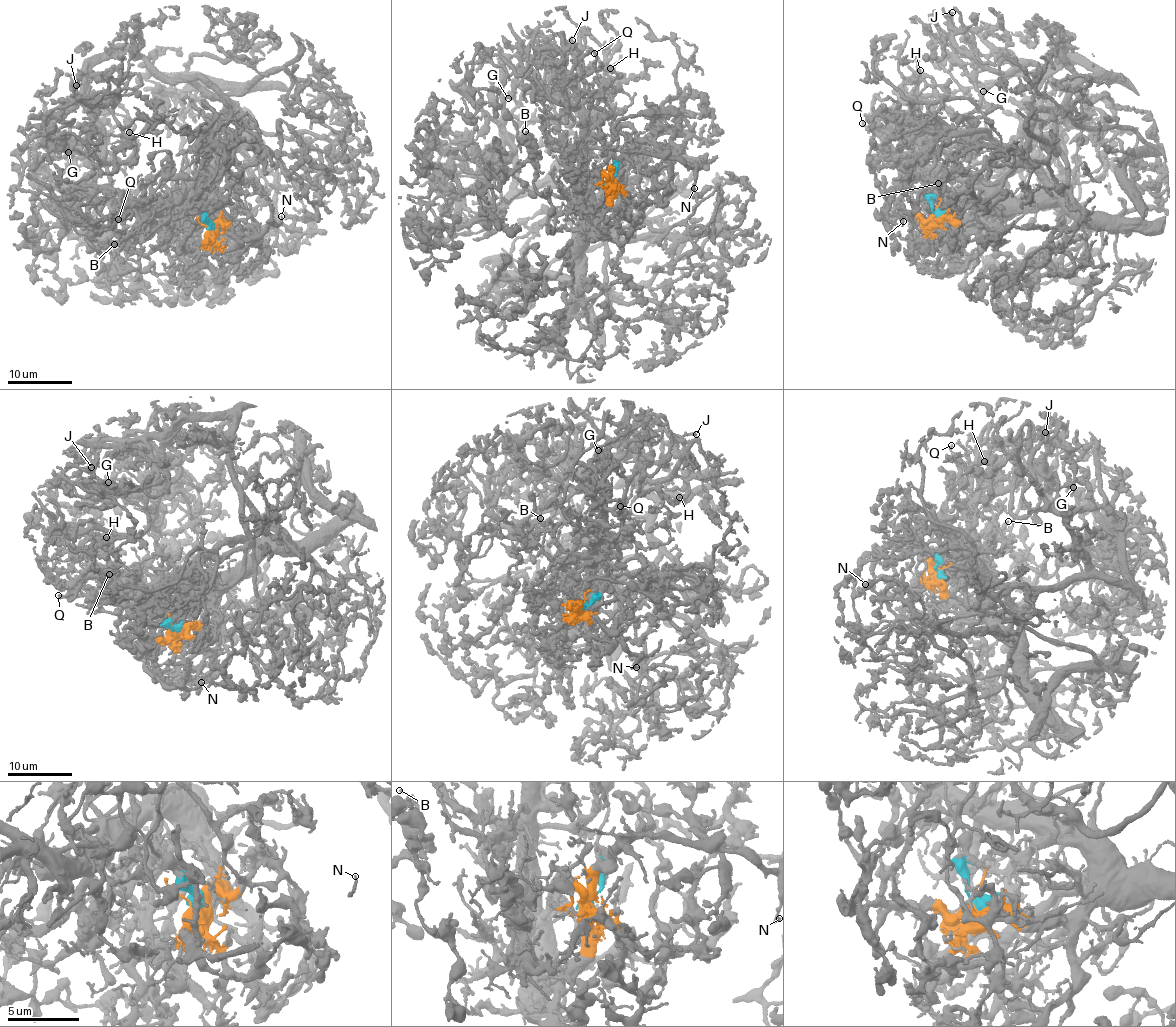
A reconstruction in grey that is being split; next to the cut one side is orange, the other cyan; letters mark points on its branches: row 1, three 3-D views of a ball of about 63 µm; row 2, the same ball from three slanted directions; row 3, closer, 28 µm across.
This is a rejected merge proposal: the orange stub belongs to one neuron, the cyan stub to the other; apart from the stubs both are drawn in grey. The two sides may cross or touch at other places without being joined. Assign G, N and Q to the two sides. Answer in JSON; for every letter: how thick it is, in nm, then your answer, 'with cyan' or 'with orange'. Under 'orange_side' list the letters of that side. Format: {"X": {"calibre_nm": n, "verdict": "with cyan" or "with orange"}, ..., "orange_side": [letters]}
{"G": {"calibre_nm": 280, "verdict": "with cyan"}, "N": {"calibre_nm": 200, "verdict": "with orange"}, "Q": {"calibre_nm": 140, "verdict": "with orange"}, "orange_side": ["N", "Q"]}

